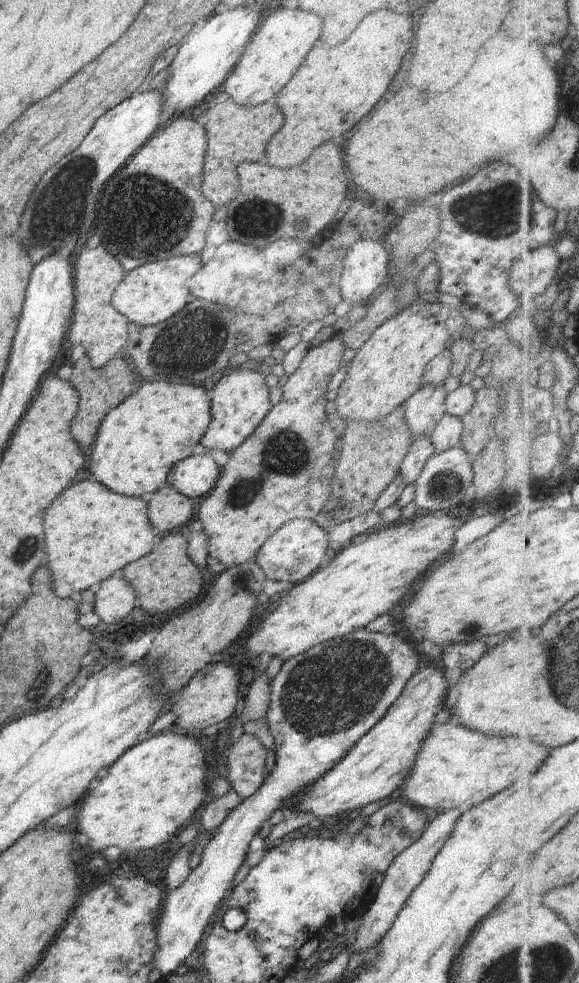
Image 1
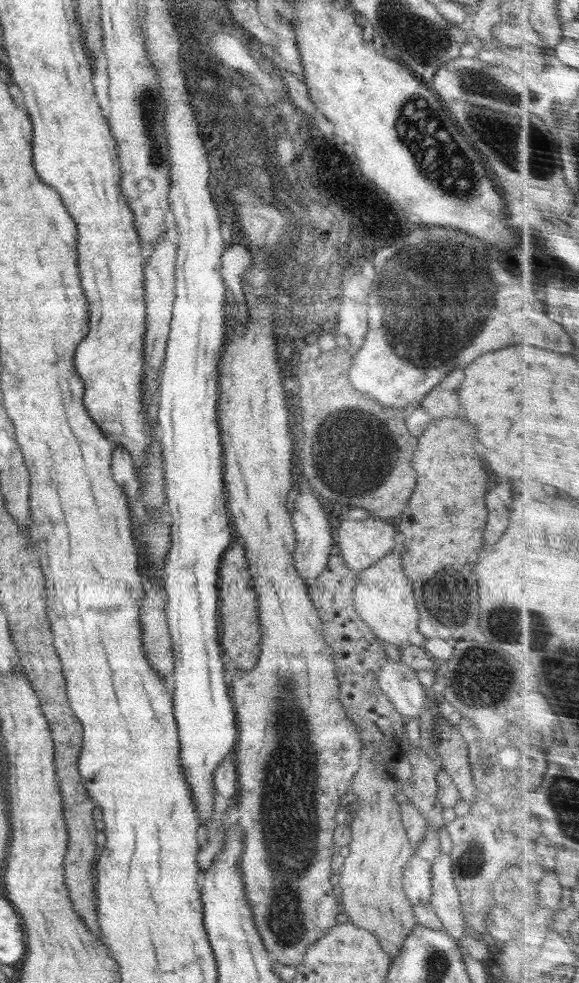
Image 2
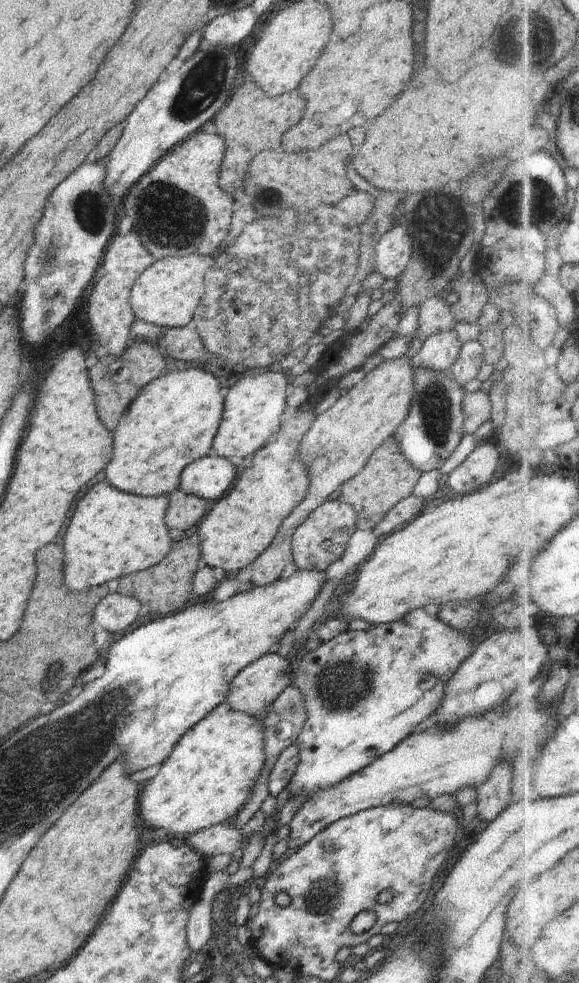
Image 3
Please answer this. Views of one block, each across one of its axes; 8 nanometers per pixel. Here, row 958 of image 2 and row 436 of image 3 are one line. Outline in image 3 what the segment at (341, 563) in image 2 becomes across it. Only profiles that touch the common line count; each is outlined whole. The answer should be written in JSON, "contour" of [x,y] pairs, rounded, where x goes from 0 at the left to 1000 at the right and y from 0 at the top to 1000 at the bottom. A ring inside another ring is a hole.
{"contour":[[[680,444],[670,445],[641,463],[632,474],[585,496],[584,509],[603,513],[617,525],[617,537],[646,538],[667,522],[713,502],[725,480],[699,464]]]}

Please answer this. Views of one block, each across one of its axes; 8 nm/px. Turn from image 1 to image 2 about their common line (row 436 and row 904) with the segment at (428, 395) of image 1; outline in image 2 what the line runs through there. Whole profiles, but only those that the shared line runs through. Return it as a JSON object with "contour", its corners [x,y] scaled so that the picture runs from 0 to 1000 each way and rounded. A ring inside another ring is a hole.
{"contour":[[[713,869],[701,878],[694,894],[696,902],[708,920],[744,920],[746,890],[744,877]]]}

